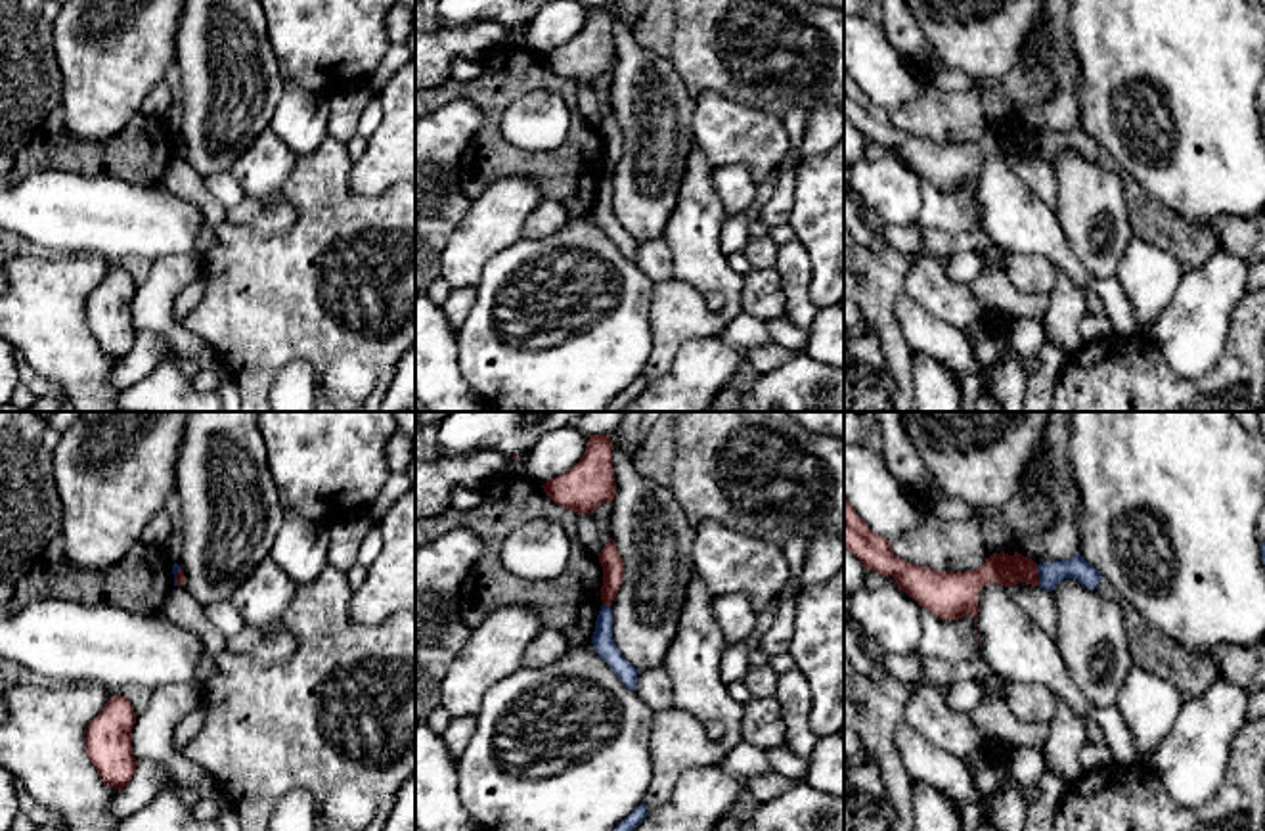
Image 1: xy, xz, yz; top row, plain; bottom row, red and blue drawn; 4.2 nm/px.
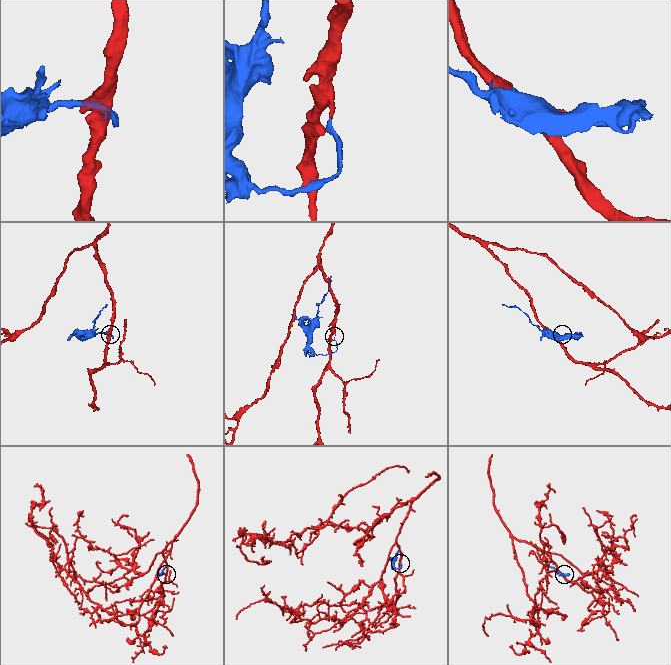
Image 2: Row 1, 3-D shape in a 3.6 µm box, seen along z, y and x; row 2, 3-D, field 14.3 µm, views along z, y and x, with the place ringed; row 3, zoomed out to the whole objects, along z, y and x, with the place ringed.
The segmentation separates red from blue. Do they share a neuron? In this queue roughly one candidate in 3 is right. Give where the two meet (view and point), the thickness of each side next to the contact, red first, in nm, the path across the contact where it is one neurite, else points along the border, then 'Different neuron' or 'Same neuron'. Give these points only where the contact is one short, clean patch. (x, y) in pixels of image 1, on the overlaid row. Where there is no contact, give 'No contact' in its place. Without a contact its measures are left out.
Touches red at yz (1038, 575). Thickness 130 nm (red) against 100 nm. Boundary: yz (1036, 565), (1040, 584). Different neuron

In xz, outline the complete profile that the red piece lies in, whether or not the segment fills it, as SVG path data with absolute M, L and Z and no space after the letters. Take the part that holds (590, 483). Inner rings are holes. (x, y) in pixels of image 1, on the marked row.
M588 435L586 452L566 473L542 484L544 492L559 505L578 513L593 511L612 502L616 494L612 469L612 440L609 435Z

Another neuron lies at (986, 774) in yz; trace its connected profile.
M976 758L972 762L966 762L966 766L974 779L974 785L984 797L997 791L1003 777L1003 762Z

